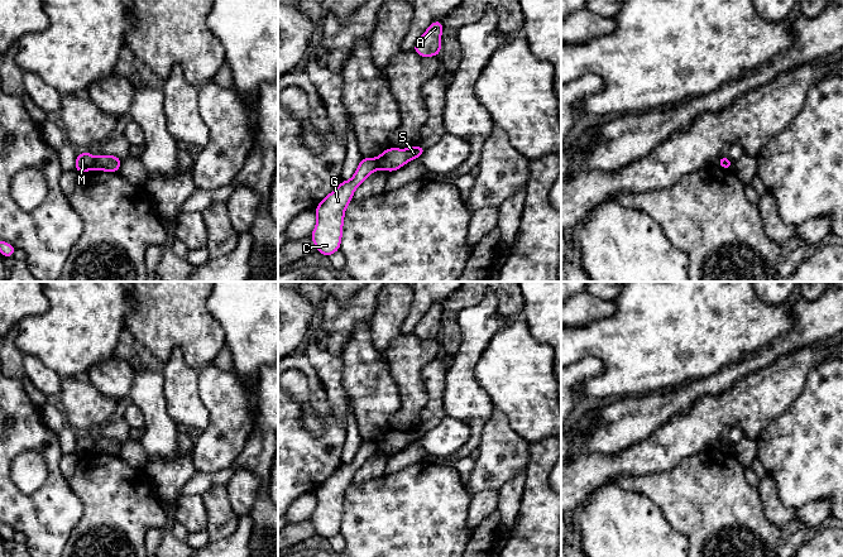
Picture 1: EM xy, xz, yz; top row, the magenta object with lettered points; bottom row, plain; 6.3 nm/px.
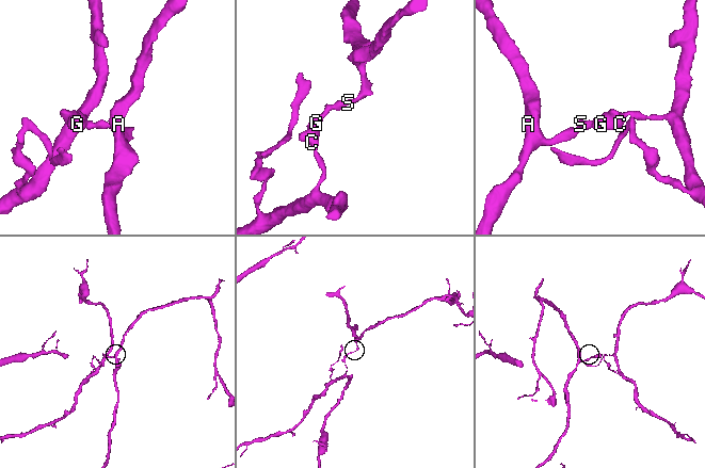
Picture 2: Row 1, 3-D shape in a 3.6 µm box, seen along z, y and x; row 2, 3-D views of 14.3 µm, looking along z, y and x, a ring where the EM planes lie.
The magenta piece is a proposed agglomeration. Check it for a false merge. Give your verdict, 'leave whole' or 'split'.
split

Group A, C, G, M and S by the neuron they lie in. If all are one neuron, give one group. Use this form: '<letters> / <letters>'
A S / C G M

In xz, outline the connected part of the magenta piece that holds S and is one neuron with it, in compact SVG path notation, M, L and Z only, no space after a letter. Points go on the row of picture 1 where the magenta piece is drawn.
M418 145L407 149L388 148L377 158L378 168L388 172L394 172L409 160L425 154L426 150L427 149Z

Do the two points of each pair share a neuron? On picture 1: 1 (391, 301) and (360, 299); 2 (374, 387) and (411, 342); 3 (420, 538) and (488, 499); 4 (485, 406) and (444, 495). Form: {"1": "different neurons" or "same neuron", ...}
{"1": "different neurons", "2": "different neurons", "3": "different neurons", "4": "different neurons"}

